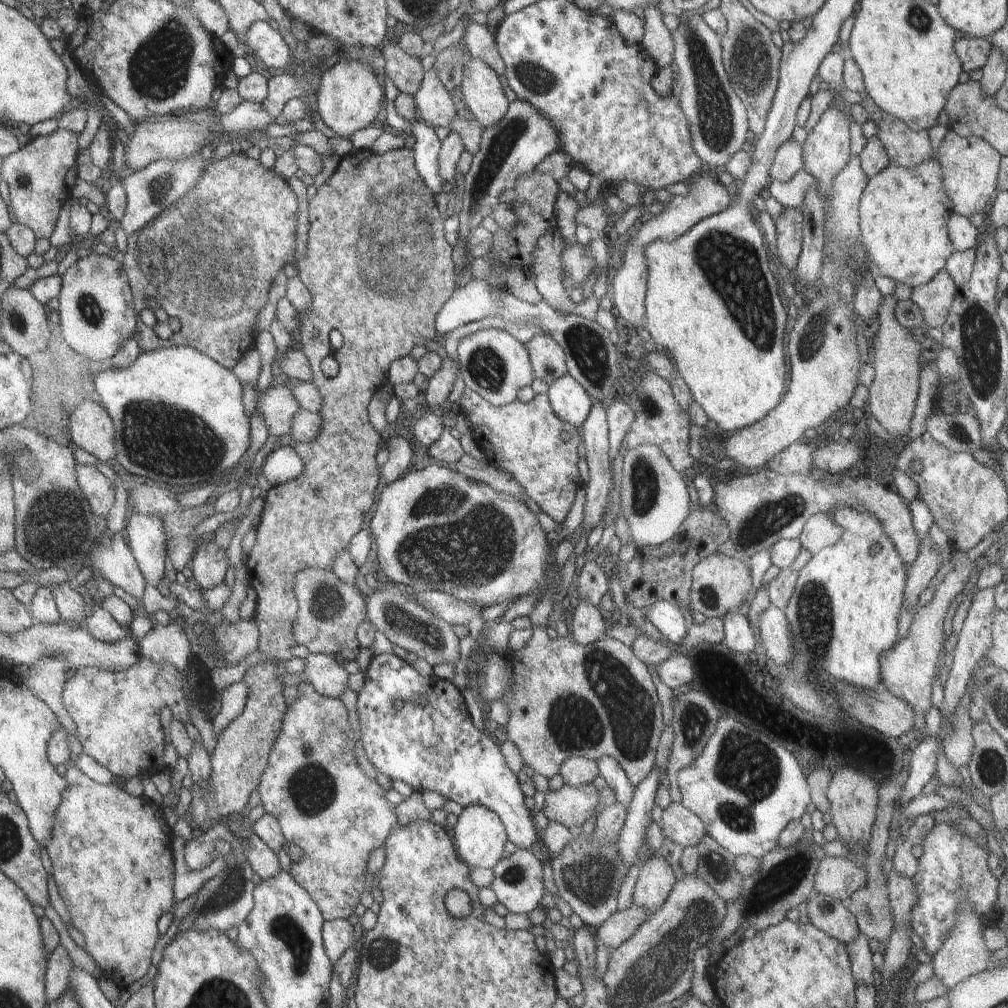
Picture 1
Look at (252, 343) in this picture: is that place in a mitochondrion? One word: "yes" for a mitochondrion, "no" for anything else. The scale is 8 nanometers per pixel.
no

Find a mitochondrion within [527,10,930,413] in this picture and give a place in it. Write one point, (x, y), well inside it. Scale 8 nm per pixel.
(750, 303)

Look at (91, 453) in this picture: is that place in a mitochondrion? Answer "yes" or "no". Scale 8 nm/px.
no

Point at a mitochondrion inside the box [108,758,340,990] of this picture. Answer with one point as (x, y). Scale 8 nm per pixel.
(288, 929)

